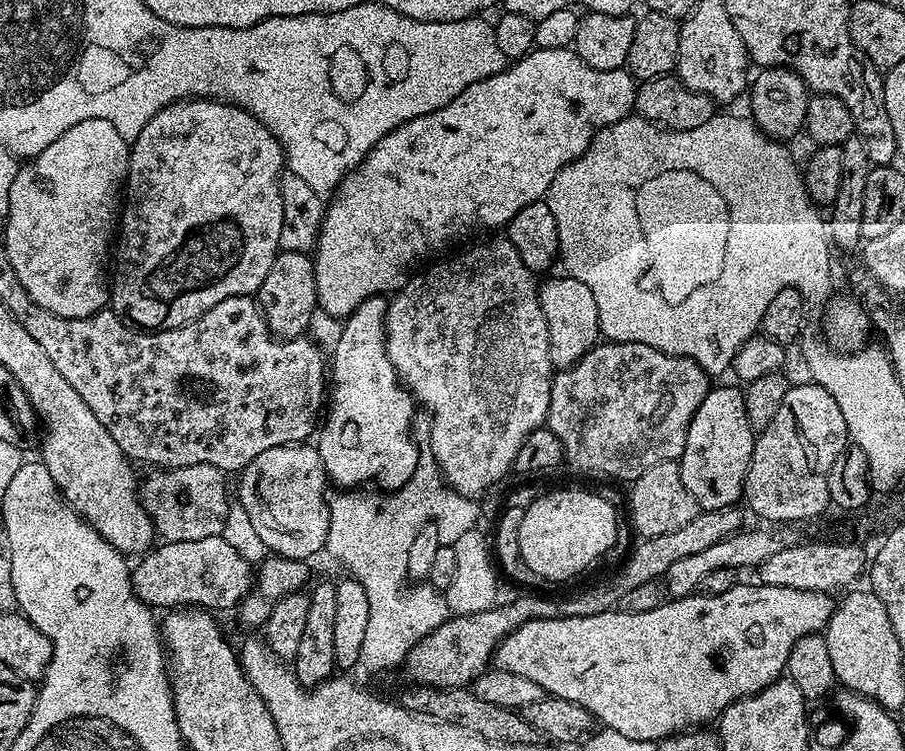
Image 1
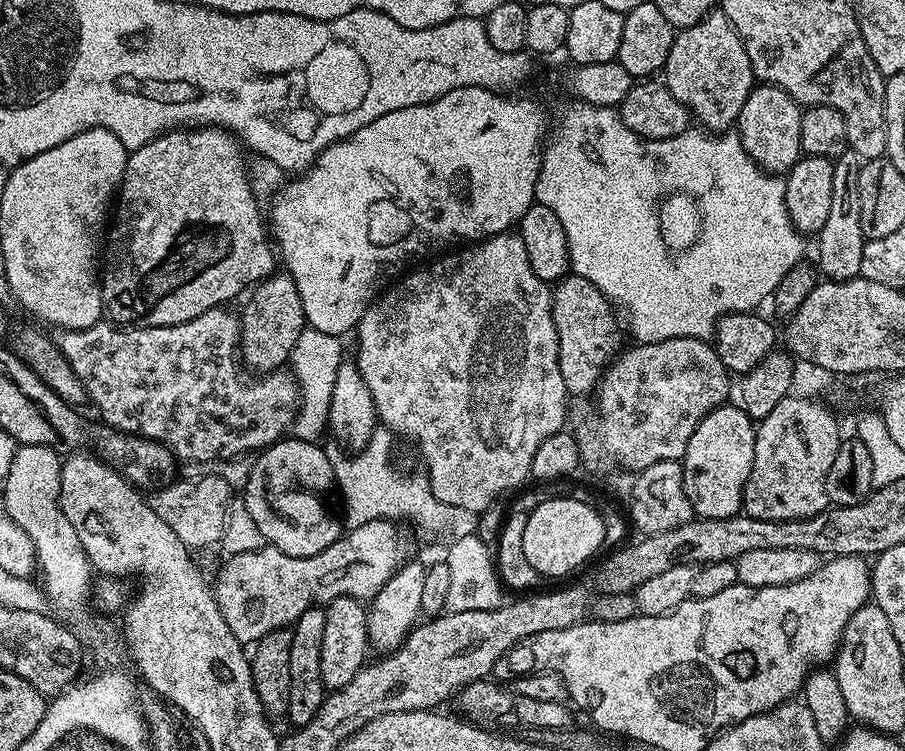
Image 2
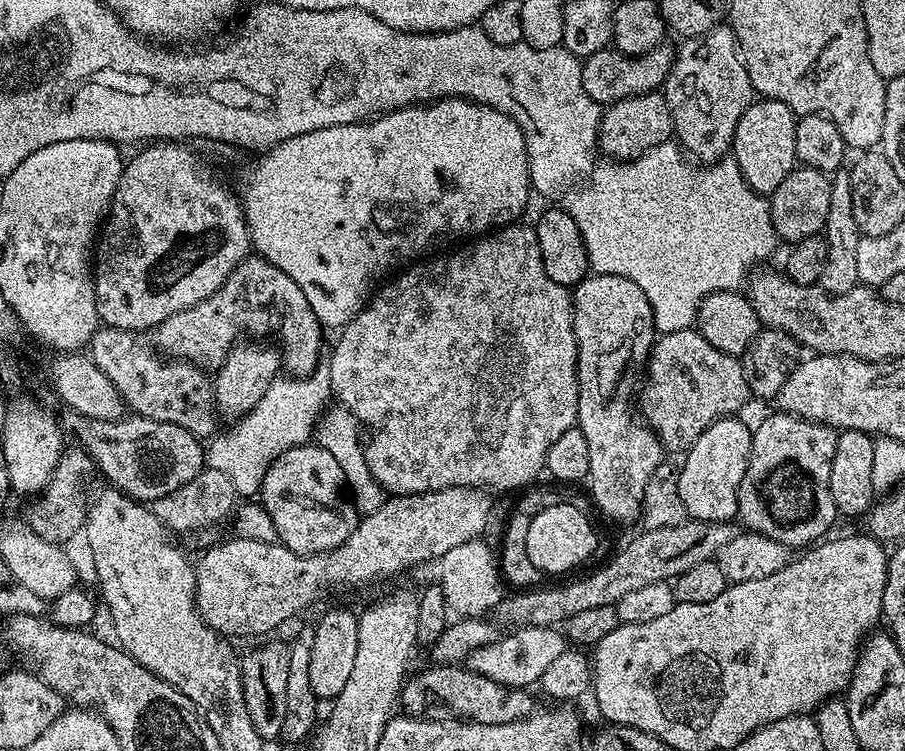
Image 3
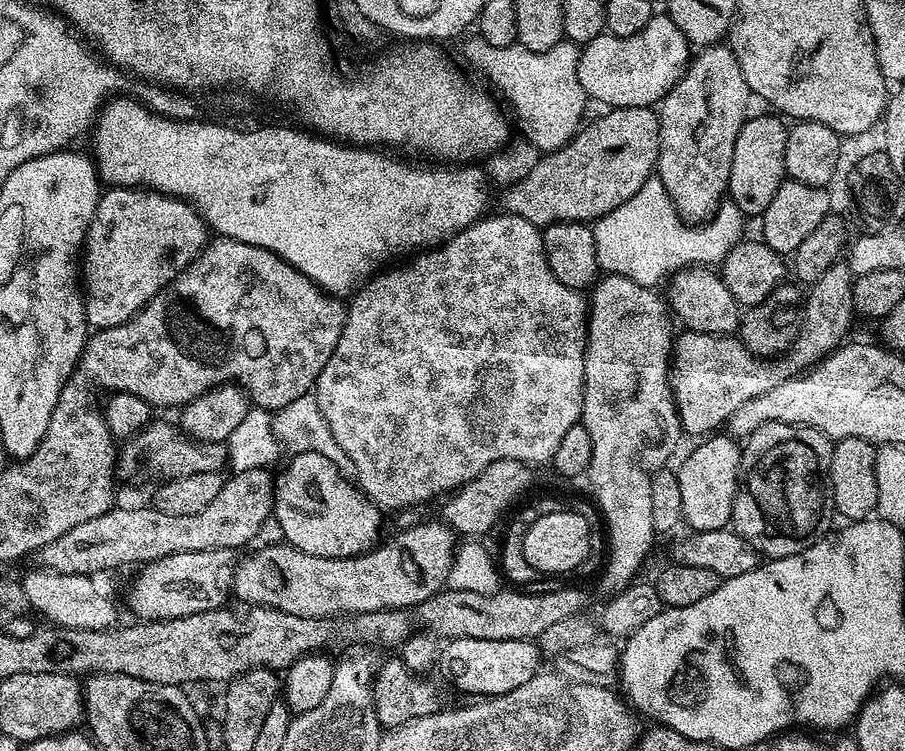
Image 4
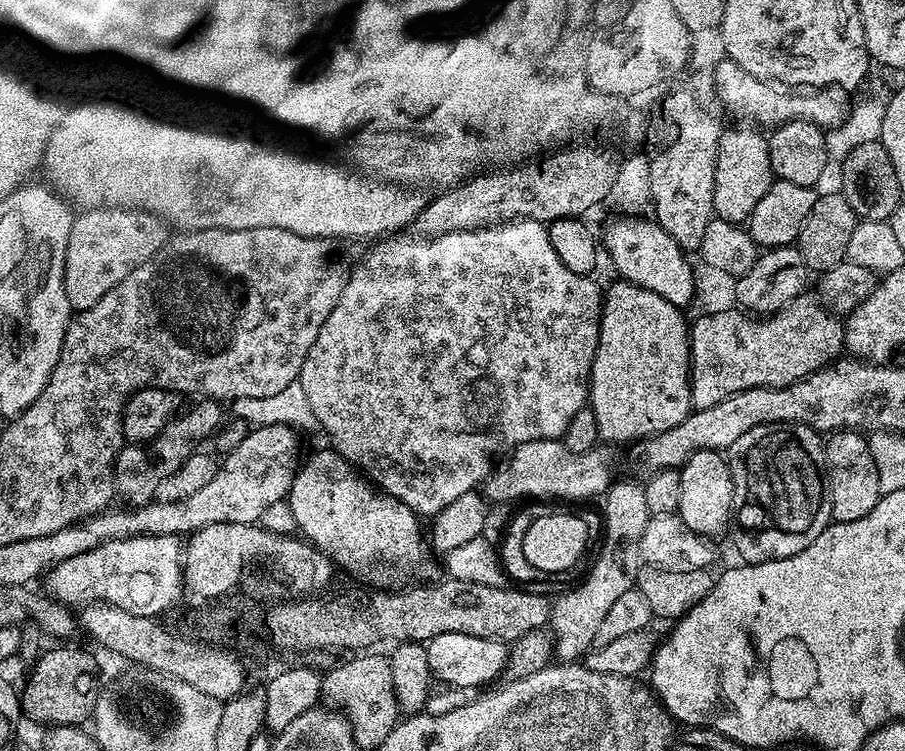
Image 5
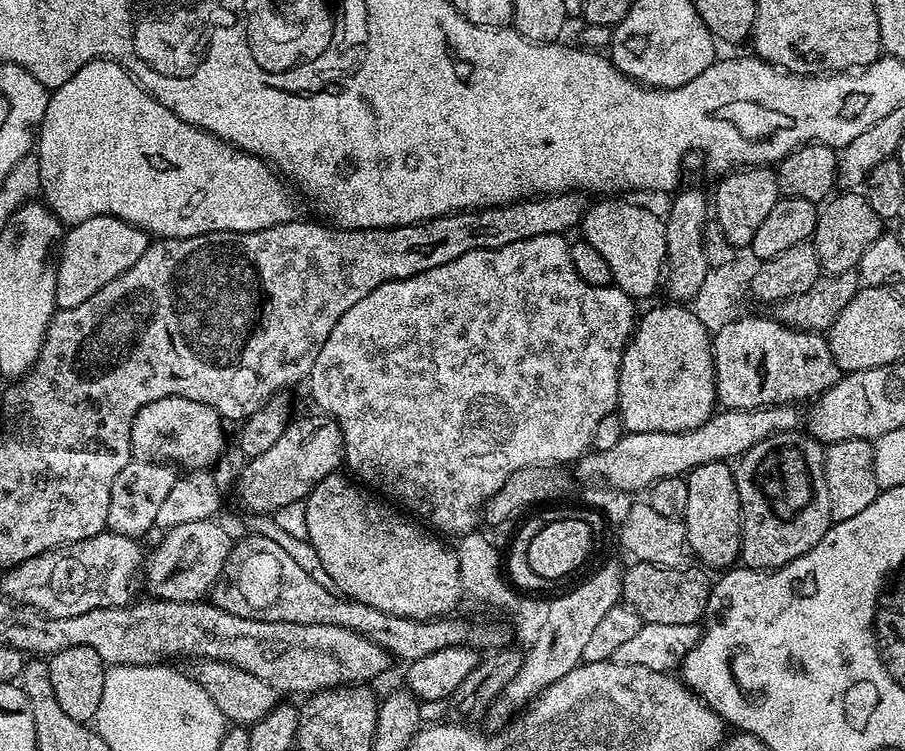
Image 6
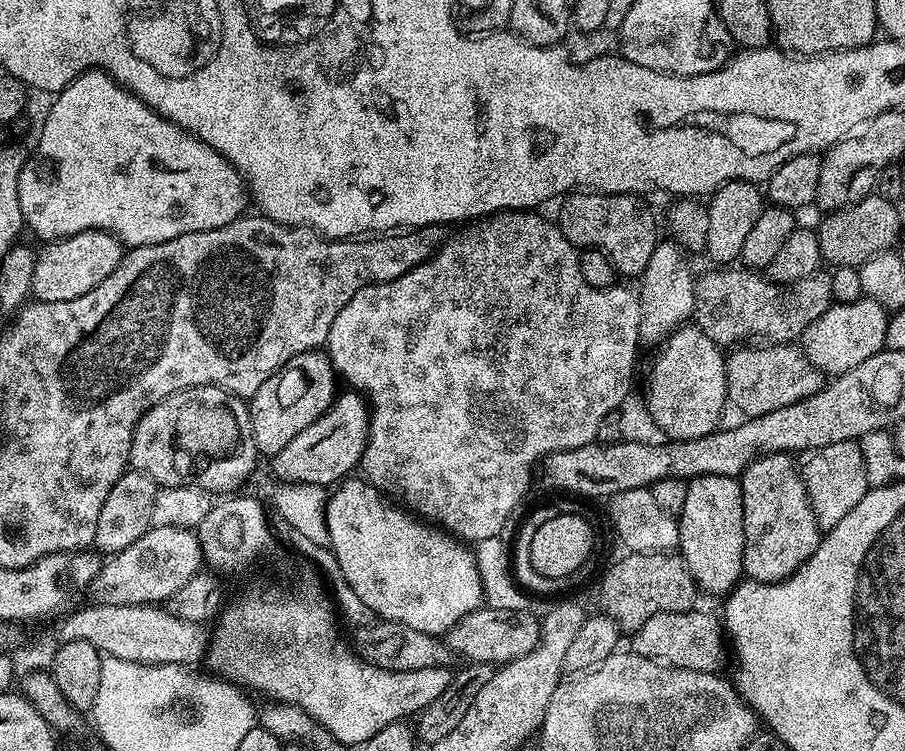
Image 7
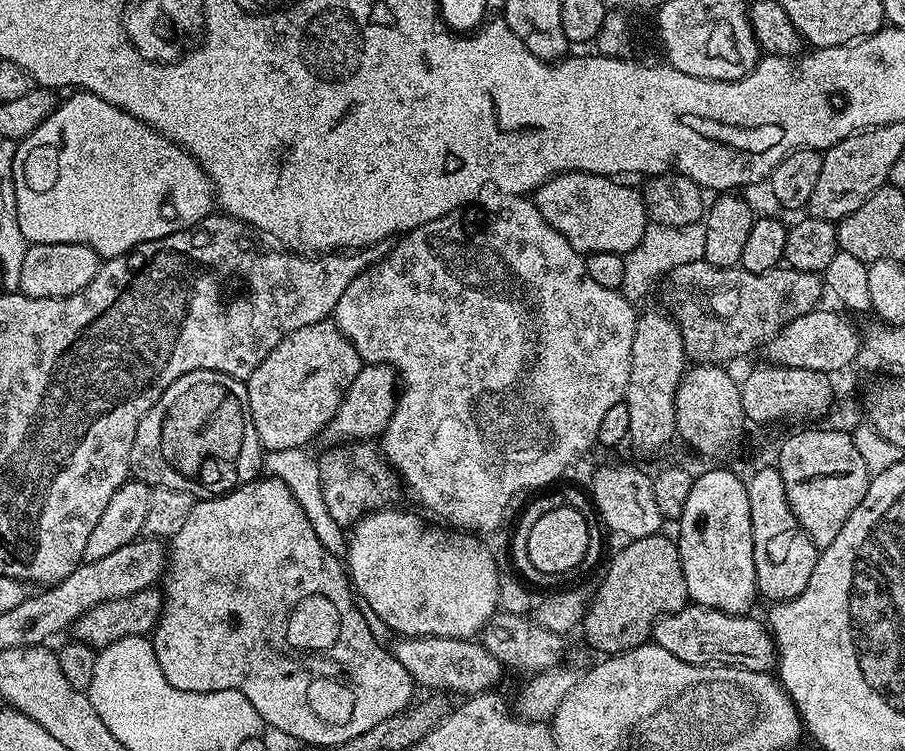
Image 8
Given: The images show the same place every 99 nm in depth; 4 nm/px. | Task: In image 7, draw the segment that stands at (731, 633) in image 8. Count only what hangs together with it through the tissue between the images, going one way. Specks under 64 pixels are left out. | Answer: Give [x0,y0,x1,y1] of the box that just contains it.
[631,611,726,672]

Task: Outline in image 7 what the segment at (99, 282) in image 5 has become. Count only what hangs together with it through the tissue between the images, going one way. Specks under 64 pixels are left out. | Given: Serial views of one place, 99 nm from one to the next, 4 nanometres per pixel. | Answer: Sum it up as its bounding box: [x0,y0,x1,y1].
[31,228,126,302]

